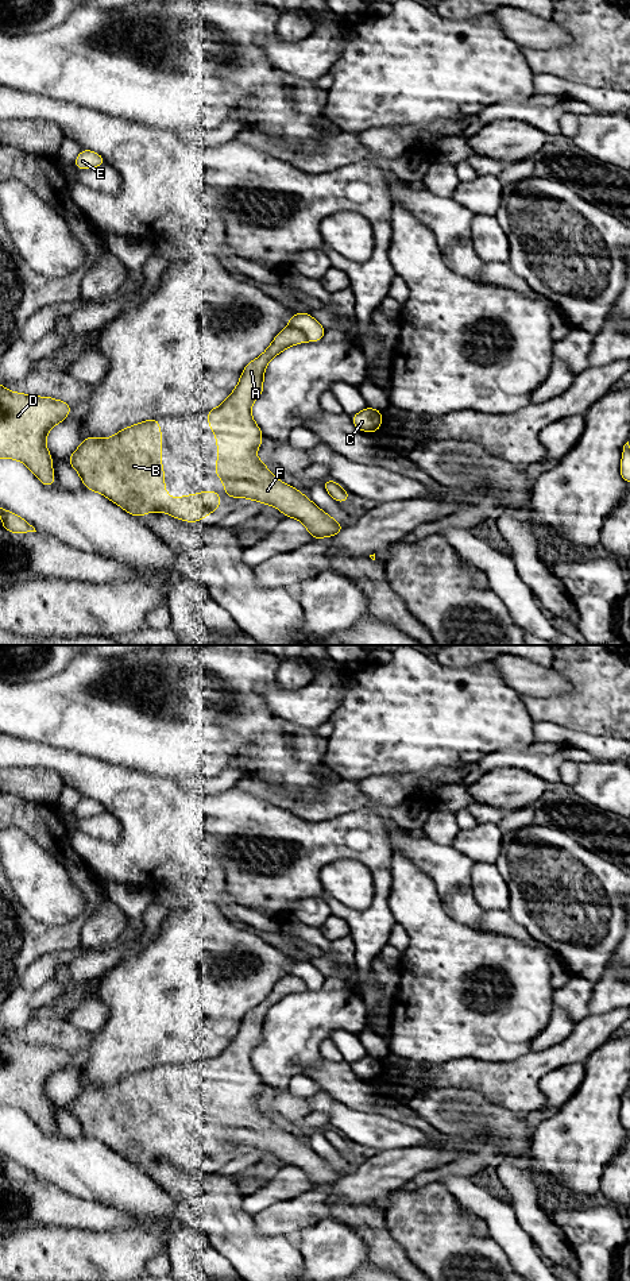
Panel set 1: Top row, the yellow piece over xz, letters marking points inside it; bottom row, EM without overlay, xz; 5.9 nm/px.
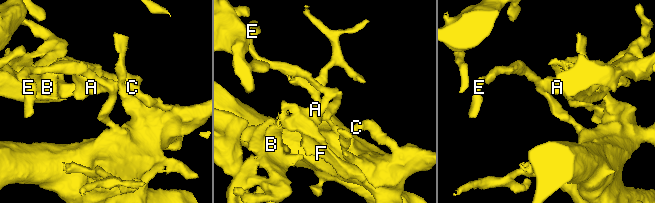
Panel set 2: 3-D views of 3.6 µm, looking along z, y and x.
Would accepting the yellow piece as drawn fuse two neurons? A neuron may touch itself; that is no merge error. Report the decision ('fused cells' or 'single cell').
fused cells

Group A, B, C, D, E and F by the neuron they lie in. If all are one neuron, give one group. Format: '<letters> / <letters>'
A B D F / C E

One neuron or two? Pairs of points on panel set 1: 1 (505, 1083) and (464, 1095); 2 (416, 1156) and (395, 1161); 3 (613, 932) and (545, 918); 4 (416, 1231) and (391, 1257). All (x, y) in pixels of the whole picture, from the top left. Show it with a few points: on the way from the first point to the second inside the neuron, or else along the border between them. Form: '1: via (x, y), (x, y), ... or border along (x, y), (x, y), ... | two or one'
1: border along (445, 1087), (472, 1088), (487, 1100), (503, 1107) | two
2: via (410, 1161), (401, 1161) | one
3: via (596, 915), (594, 913), (561, 913) | one
4: border along (385, 1219), (390, 1235), (417, 1266) | two

